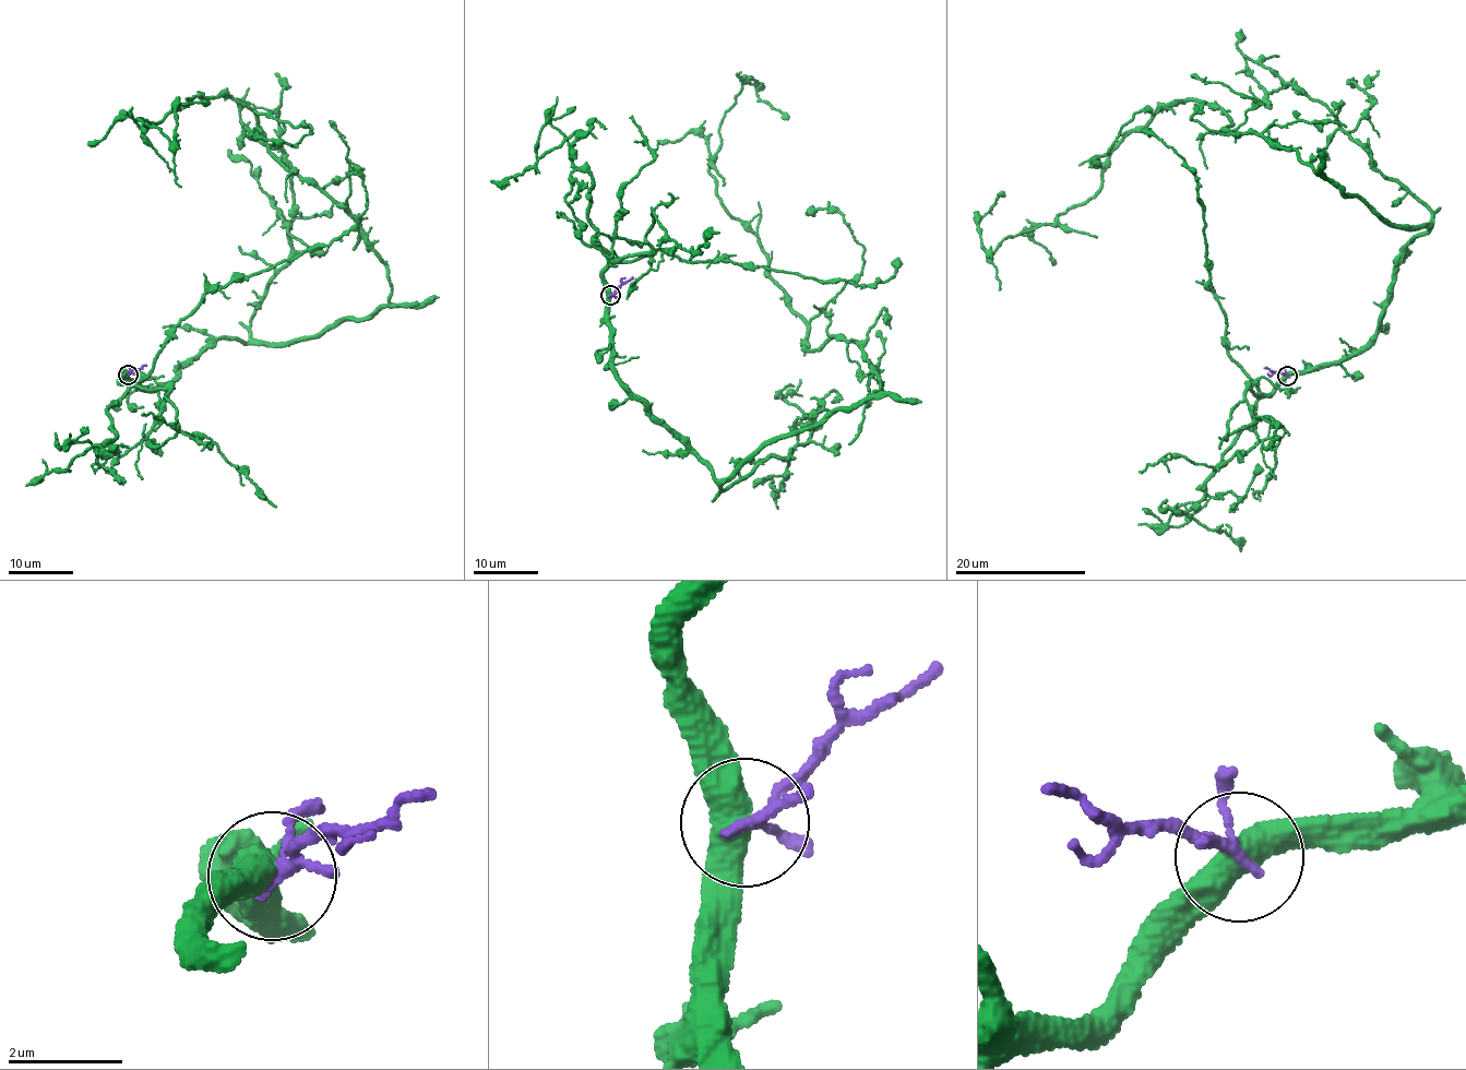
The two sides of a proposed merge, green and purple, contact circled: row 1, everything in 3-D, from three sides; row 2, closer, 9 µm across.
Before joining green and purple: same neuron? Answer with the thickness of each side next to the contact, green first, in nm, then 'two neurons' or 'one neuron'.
calibres 480 and 150 nm; two neurons

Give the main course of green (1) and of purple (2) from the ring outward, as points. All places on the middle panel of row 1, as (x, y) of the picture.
1: (610, 295), (617, 378), (716, 479), (879, 389), (858, 344), (807, 348), (710, 173), (745, 80), (788, 119)
2: (610, 295), (631, 276)

